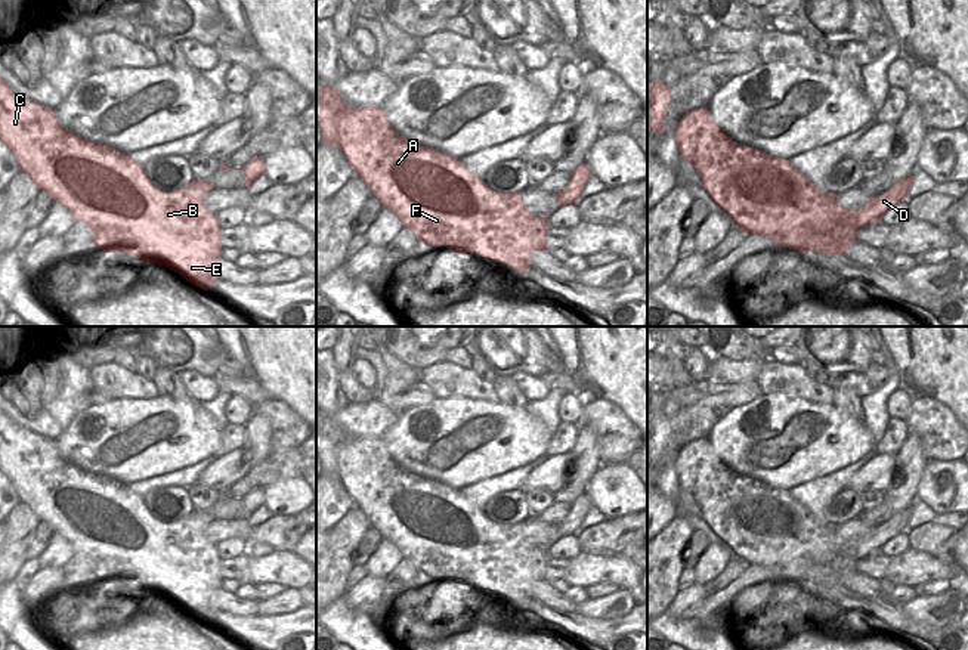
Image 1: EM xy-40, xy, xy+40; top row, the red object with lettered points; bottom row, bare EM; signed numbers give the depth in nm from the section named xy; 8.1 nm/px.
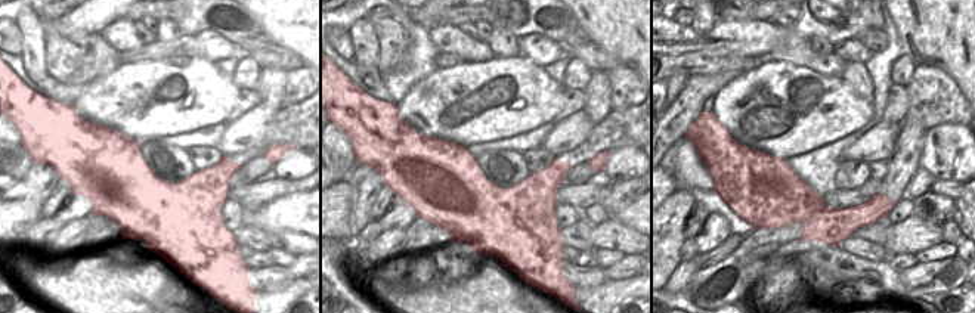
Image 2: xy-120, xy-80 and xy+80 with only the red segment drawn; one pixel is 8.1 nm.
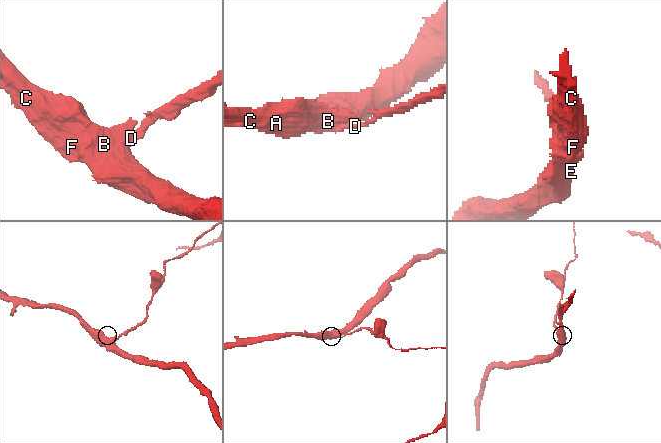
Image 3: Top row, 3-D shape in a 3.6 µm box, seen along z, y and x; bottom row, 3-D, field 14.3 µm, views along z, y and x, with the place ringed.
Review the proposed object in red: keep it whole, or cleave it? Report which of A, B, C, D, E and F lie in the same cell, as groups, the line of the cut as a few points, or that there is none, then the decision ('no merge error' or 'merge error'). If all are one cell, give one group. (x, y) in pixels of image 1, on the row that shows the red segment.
A B C E F / D; cut in xy+40 along (841, 216), (841, 223), (831, 235); merge error

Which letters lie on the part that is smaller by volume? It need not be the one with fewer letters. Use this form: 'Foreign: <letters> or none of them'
Foreign: D

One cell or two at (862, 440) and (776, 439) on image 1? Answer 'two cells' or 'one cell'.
one cell

